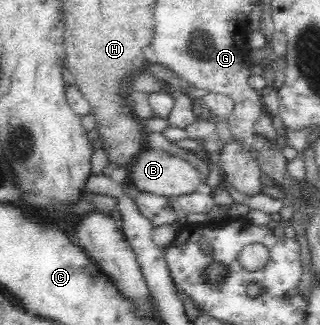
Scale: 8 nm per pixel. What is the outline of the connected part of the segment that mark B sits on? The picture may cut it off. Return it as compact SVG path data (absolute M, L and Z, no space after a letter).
M142 148L132 158L127 166L127 177L136 188L142 192L157 194L175 200L181 194L190 194L199 190L203 186L207 186L211 180L201 182L198 170L184 159L170 154L167 151L156 148Z

